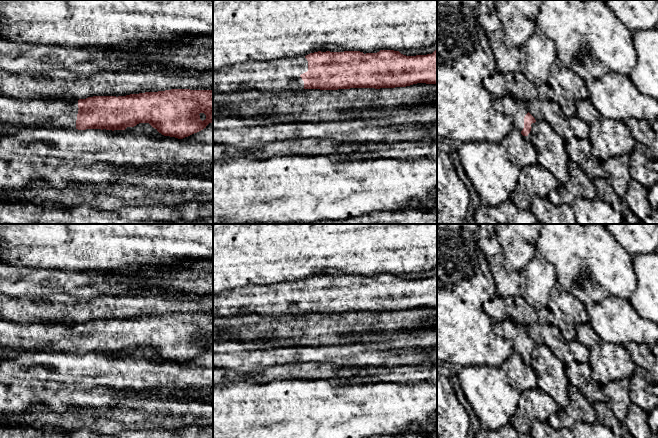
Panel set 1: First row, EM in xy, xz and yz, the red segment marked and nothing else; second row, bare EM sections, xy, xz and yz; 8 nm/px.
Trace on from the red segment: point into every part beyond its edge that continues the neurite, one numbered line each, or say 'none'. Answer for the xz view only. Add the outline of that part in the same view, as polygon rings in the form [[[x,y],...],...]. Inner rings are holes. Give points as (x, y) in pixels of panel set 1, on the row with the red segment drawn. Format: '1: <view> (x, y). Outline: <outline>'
1: xz (283, 75). Outline: [[[305,56],[278,61],[241,63],[213,70],[213,93],[258,90],[286,92],[304,90],[301,74],[308,71]]]

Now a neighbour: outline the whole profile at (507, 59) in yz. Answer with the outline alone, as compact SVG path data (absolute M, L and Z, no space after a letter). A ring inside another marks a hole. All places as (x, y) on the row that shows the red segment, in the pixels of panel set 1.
M502 30L489 34L488 39L497 70L504 73L520 72L520 48L506 46Z

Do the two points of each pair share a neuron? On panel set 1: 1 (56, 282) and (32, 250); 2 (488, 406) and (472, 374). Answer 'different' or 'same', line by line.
1: different
2: same

